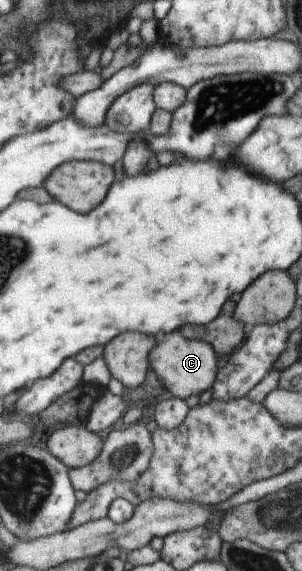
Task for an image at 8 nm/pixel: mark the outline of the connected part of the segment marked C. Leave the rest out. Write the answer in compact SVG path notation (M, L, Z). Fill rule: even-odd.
M178 332L165 334L163 342L157 344L149 354L149 366L153 368L164 388L182 400L196 394L201 395L213 388L220 362L221 358L209 342L187 339Z

